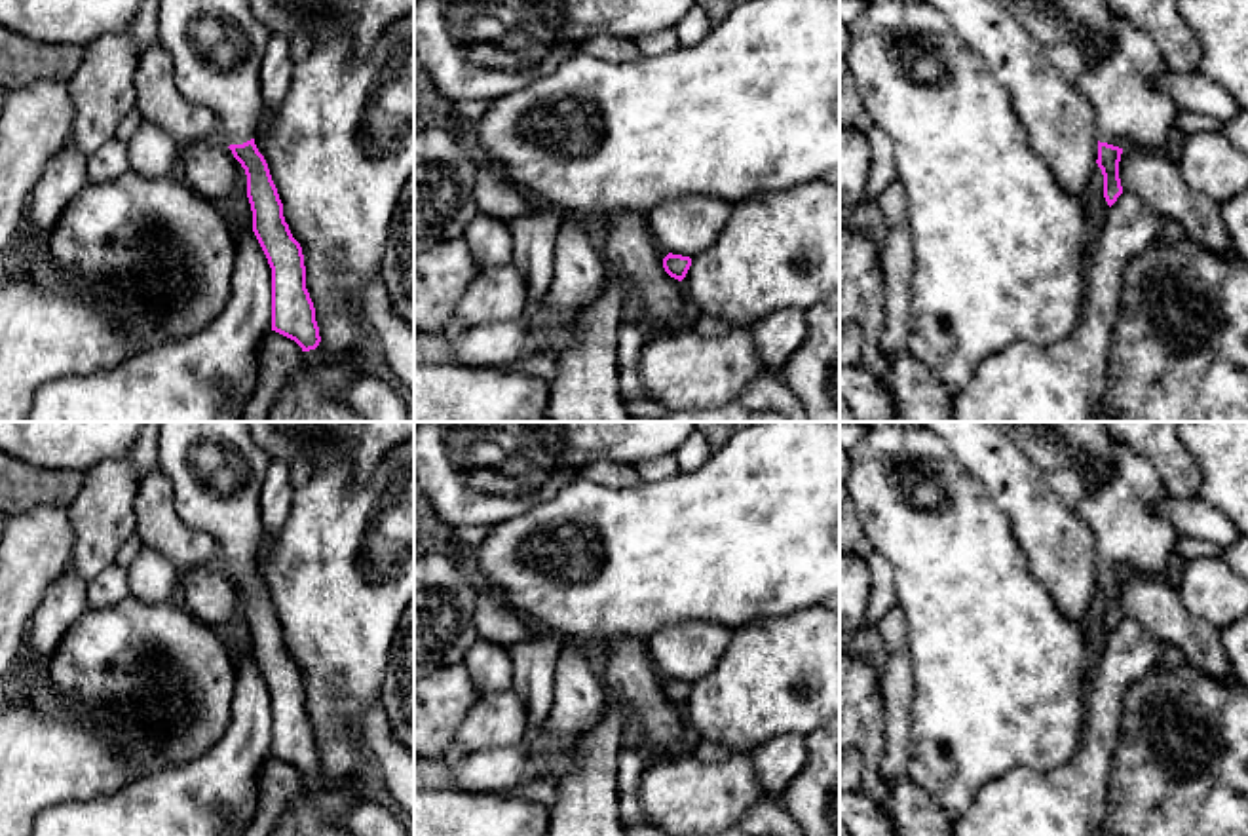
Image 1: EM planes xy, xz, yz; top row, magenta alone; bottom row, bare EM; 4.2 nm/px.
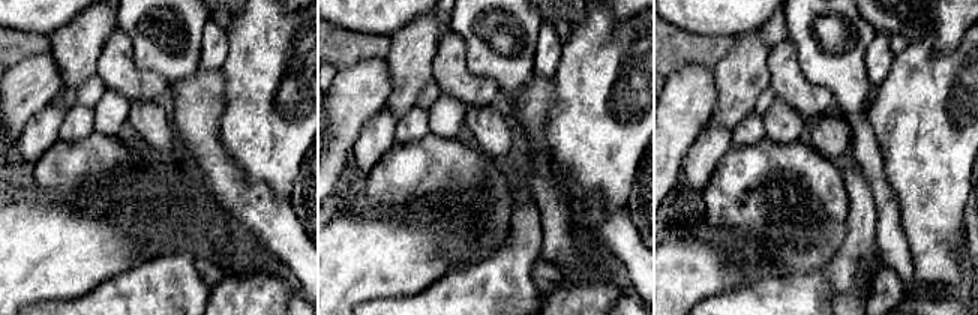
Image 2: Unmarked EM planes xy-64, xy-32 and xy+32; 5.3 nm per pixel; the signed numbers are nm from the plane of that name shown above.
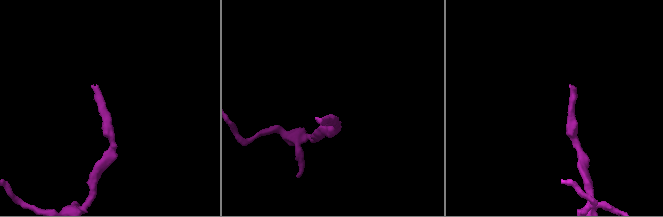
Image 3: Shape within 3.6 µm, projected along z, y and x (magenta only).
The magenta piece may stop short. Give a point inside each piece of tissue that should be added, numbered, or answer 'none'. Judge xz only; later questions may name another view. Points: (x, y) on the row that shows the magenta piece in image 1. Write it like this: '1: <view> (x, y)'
none

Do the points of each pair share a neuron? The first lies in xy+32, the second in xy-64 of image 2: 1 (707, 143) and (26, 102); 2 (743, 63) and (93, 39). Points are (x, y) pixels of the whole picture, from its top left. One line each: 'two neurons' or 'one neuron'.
1: two neurons
2: one neuron

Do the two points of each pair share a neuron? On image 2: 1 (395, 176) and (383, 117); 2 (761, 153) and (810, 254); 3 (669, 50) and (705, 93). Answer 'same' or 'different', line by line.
1: different
2: same
3: different

